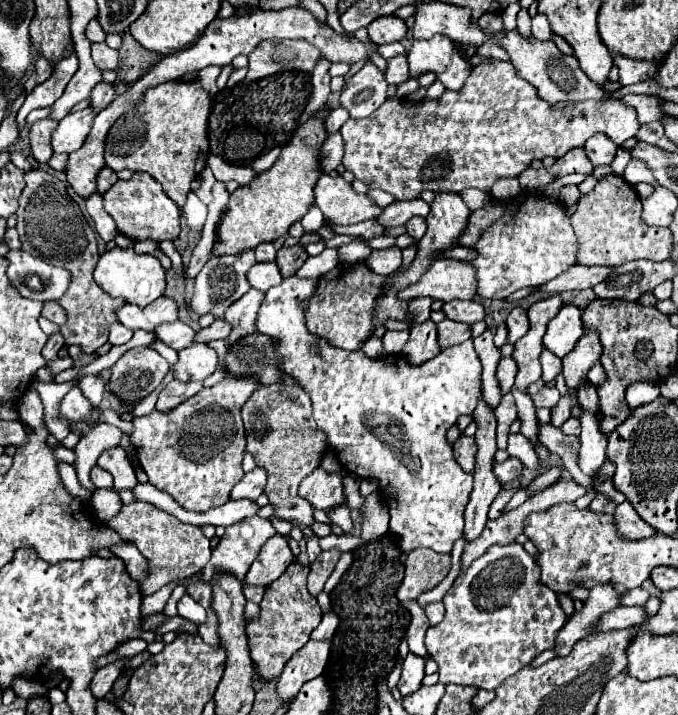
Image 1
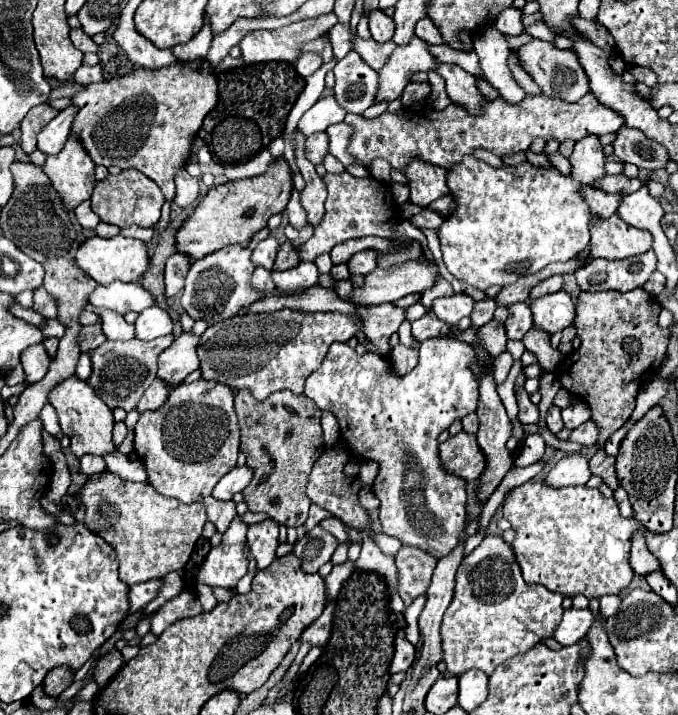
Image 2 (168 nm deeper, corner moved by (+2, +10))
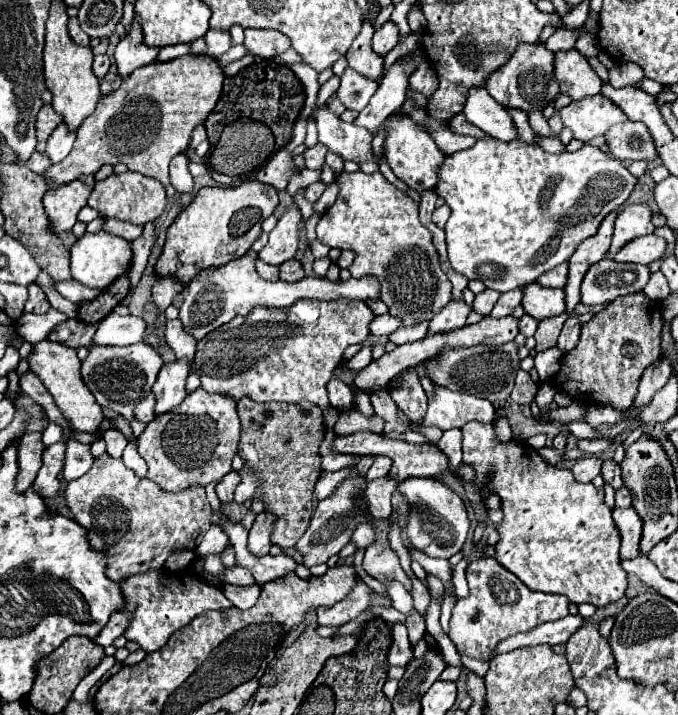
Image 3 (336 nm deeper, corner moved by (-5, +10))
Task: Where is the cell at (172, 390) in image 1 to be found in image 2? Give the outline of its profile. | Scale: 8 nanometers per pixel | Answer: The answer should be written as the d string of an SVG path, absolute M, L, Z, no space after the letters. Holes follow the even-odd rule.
M156 378L156 380L148 386L148 390L142 394L136 410L138 410L140 414L142 414L142 412L148 412L148 410L156 410L156 408L160 408L160 406L166 402L166 398L168 398L168 386L166 386L166 382L162 382L162 380Z

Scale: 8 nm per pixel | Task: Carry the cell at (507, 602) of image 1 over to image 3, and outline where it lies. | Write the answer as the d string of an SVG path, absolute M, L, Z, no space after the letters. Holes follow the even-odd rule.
M483 556L467 566L469 598L459 598L453 616L449 620L449 638L455 648L475 660L489 662L495 656L495 648L507 636L527 632L543 622L559 620L567 616L569 600L565 596L549 596L545 592L529 590L513 572L497 562L495 556Z

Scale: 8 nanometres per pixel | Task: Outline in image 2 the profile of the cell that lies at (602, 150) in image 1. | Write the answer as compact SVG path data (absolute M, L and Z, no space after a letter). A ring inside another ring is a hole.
M586 136L576 142L572 156L568 158L572 172L566 178L556 168L536 168L530 162L518 166L494 168L474 156L464 156L460 164L448 168L448 190L456 202L456 208L448 214L438 230L442 260L450 274L462 284L470 284L478 290L488 286L508 286L520 276L536 274L552 262L572 260L590 242L590 208L582 196L584 186L594 186L596 180L606 176L604 154L598 136Z

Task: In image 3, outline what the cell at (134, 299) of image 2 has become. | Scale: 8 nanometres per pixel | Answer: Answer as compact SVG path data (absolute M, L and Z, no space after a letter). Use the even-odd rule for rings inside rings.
M67 280L67 282L57 282L57 290L63 298L75 302L75 304L83 304L87 300L95 300L99 296L99 292L105 292L105 290L99 290L99 288L89 288L77 280Z

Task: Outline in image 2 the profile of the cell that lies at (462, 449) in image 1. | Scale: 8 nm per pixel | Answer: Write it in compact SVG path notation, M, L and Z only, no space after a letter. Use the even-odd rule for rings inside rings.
M460 432L448 438L438 446L438 456L446 472L456 474L464 480L478 480L484 470L484 454L476 444L474 434Z

